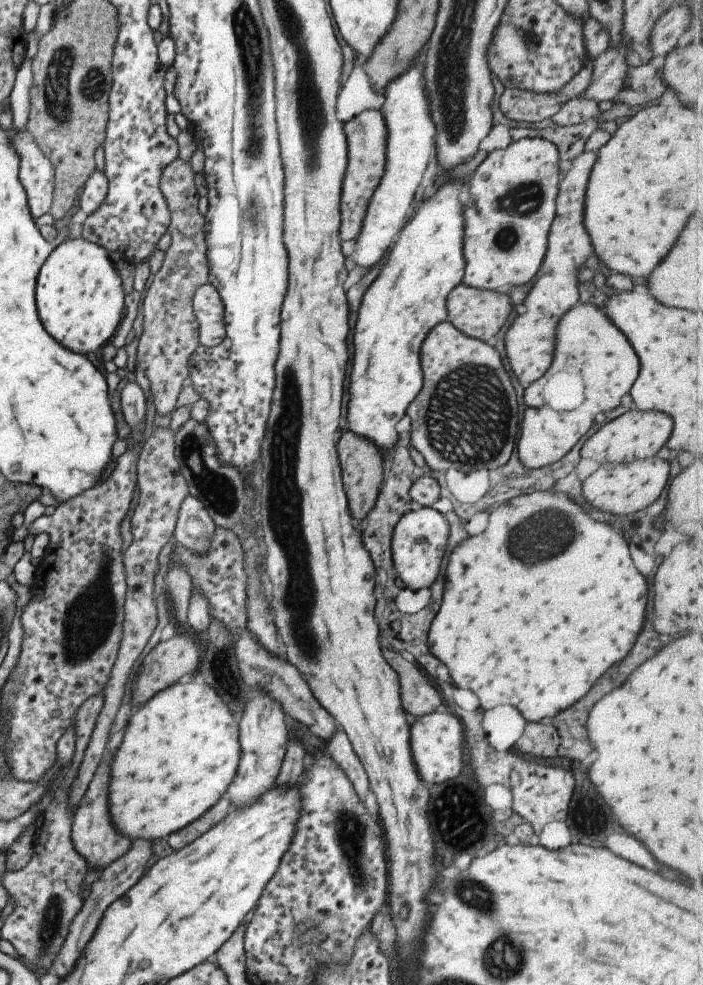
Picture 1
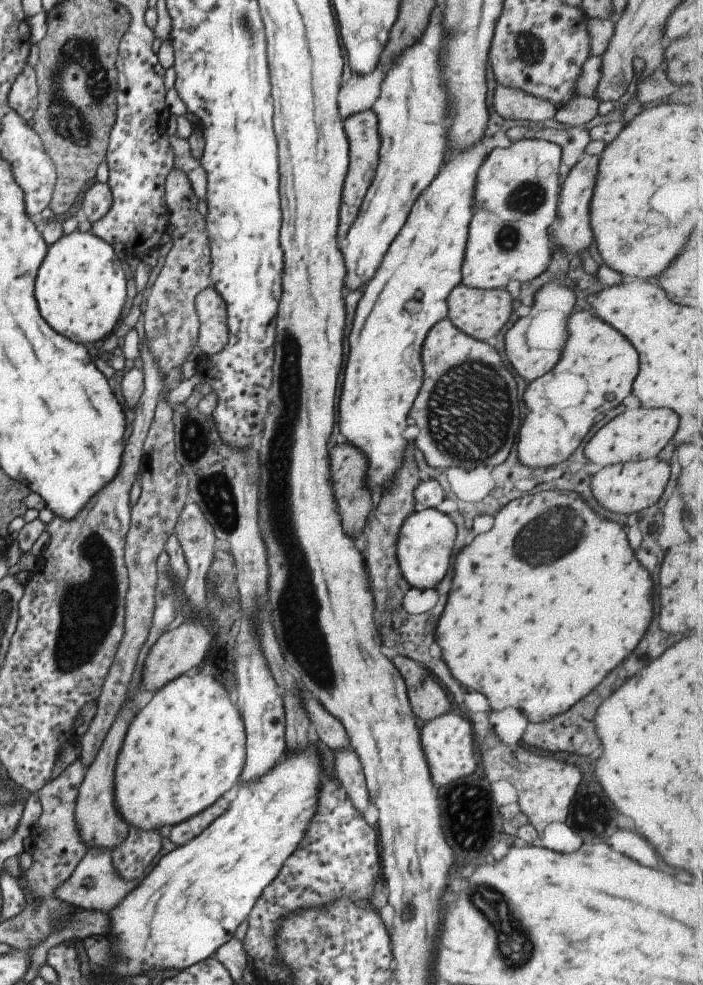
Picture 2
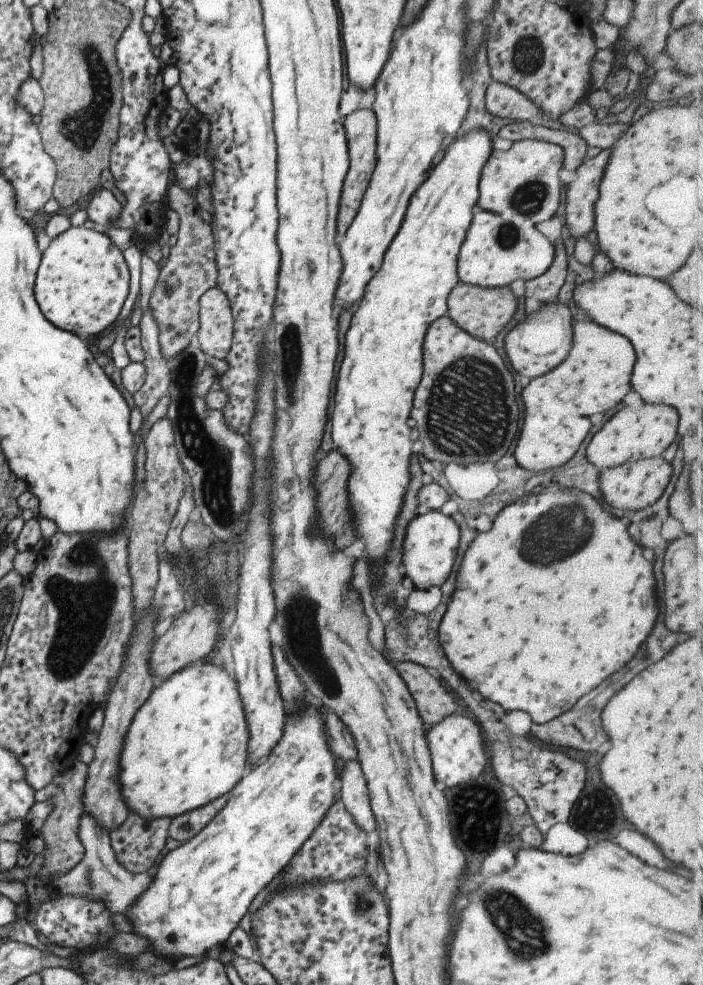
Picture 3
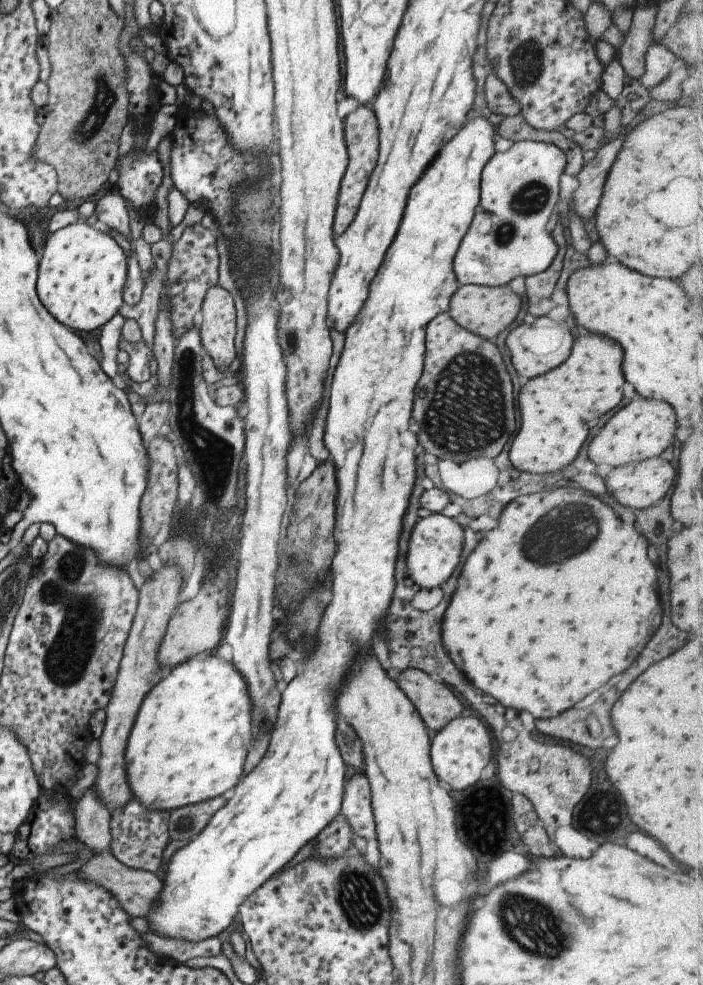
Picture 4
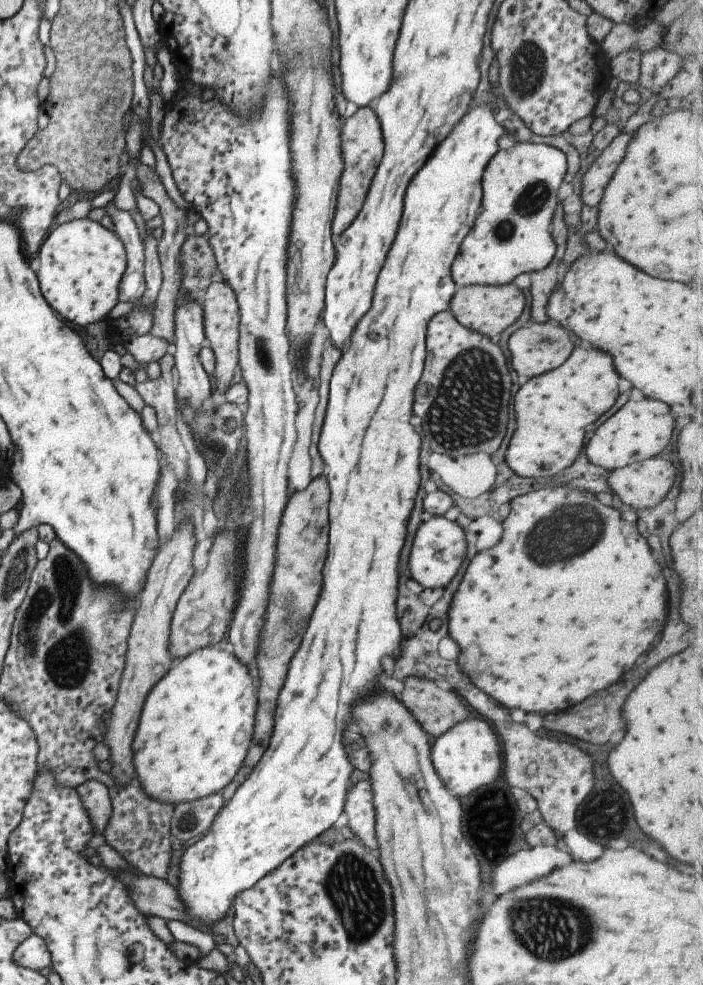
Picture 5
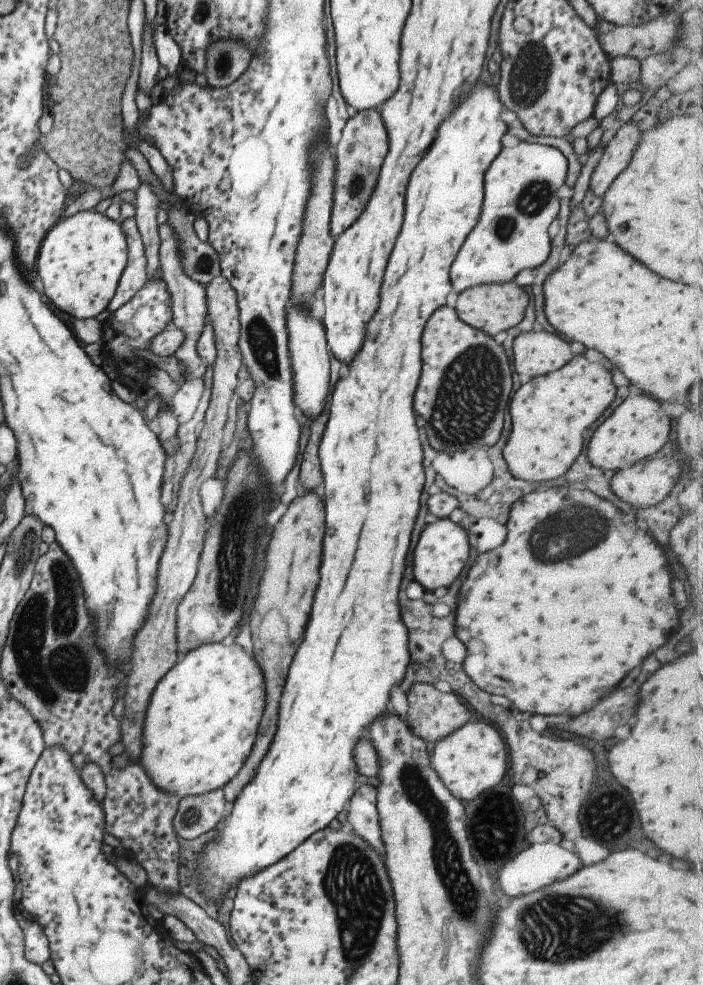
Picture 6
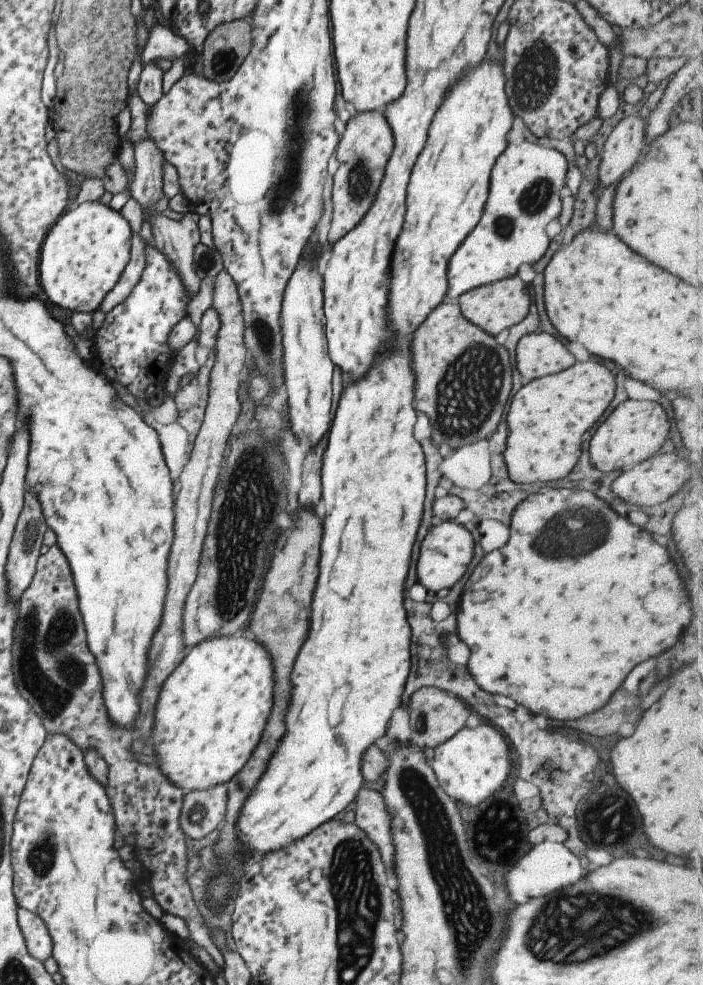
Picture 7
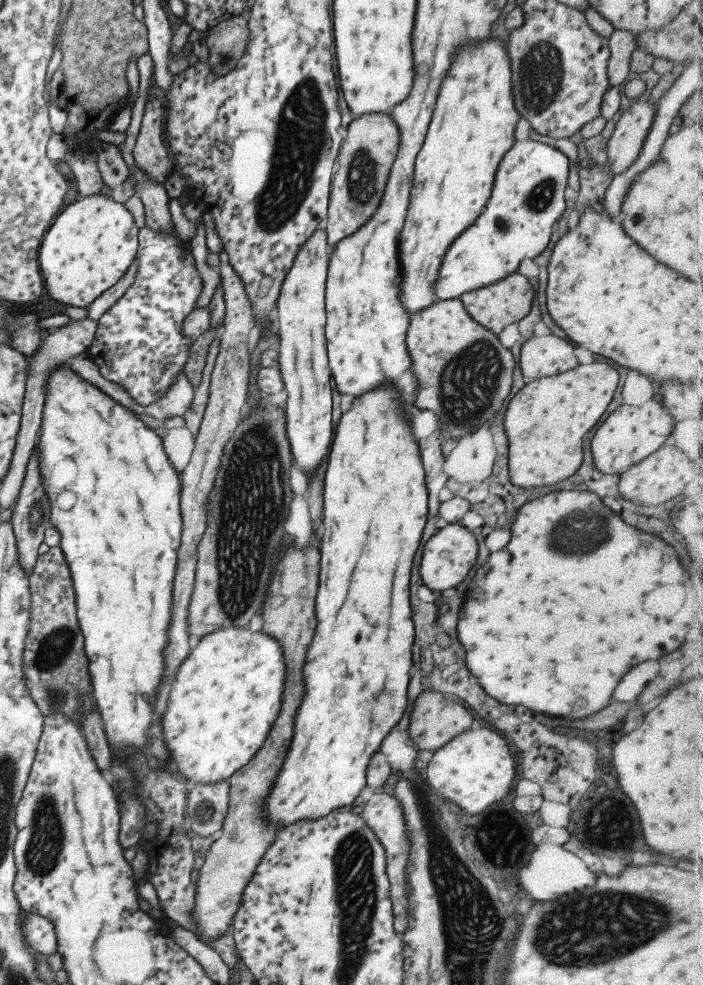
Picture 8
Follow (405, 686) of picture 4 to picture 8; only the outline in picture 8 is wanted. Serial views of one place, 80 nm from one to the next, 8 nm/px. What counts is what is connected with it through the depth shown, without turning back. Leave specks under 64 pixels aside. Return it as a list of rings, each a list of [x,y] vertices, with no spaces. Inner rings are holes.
[[[425,689],[425,692],[420,692],[412,702],[406,730],[413,747],[417,750],[435,752],[454,736],[469,729],[472,720],[471,713],[457,700],[433,689]]]

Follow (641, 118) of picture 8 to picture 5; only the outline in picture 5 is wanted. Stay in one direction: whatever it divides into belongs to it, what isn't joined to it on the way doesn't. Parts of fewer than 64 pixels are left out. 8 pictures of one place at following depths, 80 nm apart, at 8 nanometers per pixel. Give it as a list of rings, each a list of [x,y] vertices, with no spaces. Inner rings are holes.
[[[618,133],[609,145],[597,156],[581,176],[581,205],[596,206],[601,201],[603,190],[611,180],[617,164],[621,164],[631,136]]]

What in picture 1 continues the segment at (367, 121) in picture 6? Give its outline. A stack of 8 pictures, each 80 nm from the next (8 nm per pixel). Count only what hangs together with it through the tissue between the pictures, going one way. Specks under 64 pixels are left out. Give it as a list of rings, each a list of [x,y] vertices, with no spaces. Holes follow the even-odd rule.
[[[365,110],[342,125],[346,138],[347,166],[341,192],[341,228],[339,240],[351,240],[361,230],[367,202],[377,188],[385,164],[385,124],[377,110]]]

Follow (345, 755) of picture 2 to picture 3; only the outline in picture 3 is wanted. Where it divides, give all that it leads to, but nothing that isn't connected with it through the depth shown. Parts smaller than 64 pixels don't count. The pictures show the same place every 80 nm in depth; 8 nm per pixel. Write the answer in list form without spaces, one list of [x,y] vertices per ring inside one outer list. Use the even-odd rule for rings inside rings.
[[[355,760],[345,762],[341,770],[339,783],[340,801],[345,810],[354,818],[358,827],[363,828],[365,832],[371,832],[375,828],[373,824],[373,814],[369,810],[369,798],[367,798],[367,786],[361,774],[361,768]]]

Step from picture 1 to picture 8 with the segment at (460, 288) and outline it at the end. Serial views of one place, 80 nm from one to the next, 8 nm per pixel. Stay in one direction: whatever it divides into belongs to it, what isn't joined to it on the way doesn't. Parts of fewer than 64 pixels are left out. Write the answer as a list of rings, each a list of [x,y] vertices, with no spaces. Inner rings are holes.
[[[513,273],[493,284],[466,292],[458,297],[465,312],[483,328],[497,336],[503,328],[511,323],[521,320],[530,311],[535,289],[530,282],[521,276],[521,273]]]

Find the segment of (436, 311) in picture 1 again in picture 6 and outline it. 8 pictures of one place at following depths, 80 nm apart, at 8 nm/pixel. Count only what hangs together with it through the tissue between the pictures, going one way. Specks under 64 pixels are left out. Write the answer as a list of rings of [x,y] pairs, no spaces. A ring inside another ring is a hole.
[[[479,86],[475,92],[471,92],[461,106],[455,108],[455,112],[445,120],[445,124],[441,124],[441,128],[437,130],[437,136],[433,140],[433,144],[427,148],[425,156],[421,158],[421,162],[417,164],[417,168],[411,172],[407,190],[405,190],[405,214],[403,214],[403,224],[399,230],[399,236],[395,240],[395,246],[389,254],[389,260],[385,264],[385,274],[383,274],[383,282],[379,288],[379,306],[377,312],[373,312],[373,316],[369,318],[367,326],[365,326],[365,336],[363,336],[363,344],[357,350],[357,354],[353,356],[353,360],[347,364],[347,374],[343,378],[339,378],[333,386],[331,398],[329,398],[329,412],[327,412],[327,424],[325,430],[321,434],[321,442],[319,442],[319,462],[321,462],[321,472],[323,472],[323,500],[325,500],[325,538],[323,538],[323,556],[321,556],[321,564],[319,564],[319,586],[315,592],[315,600],[311,606],[311,614],[309,614],[309,622],[303,634],[303,640],[291,660],[289,672],[287,672],[287,682],[283,685],[278,704],[279,714],[277,714],[277,730],[275,730],[267,752],[259,761],[257,768],[251,780],[241,788],[237,793],[235,800],[232,802],[232,808],[229,814],[223,818],[221,828],[215,830],[213,837],[201,848],[201,851],[196,857],[195,876],[198,876],[197,886],[207,900],[221,900],[227,890],[244,879],[251,879],[257,872],[263,871],[264,868],[275,864],[284,856],[287,856],[296,846],[299,846],[305,839],[308,839],[314,832],[320,831],[327,827],[327,824],[345,808],[349,797],[357,787],[355,781],[355,764],[353,764],[353,744],[355,740],[361,736],[361,730],[373,722],[379,714],[385,712],[387,706],[387,698],[389,698],[389,690],[391,686],[395,686],[403,674],[405,674],[405,666],[407,666],[407,632],[405,626],[401,622],[399,616],[399,606],[397,606],[397,588],[399,588],[399,578],[403,572],[403,564],[405,564],[405,556],[407,556],[407,548],[409,548],[409,536],[411,536],[411,528],[417,516],[417,506],[419,506],[419,496],[421,496],[421,488],[423,488],[423,470],[421,470],[421,446],[417,442],[417,428],[415,428],[415,414],[411,408],[411,396],[415,390],[415,384],[419,380],[419,366],[421,366],[421,332],[425,326],[426,320],[433,314],[433,310],[437,310],[439,306],[445,306],[445,298],[451,292],[451,281],[448,277],[449,266],[453,259],[458,254],[465,236],[471,232],[471,228],[477,224],[477,216],[481,212],[481,192],[483,192],[483,172],[489,166],[489,162],[497,156],[501,144],[501,136],[506,133],[506,125],[499,120],[499,110],[501,104],[495,96],[495,88],[485,88]]]

